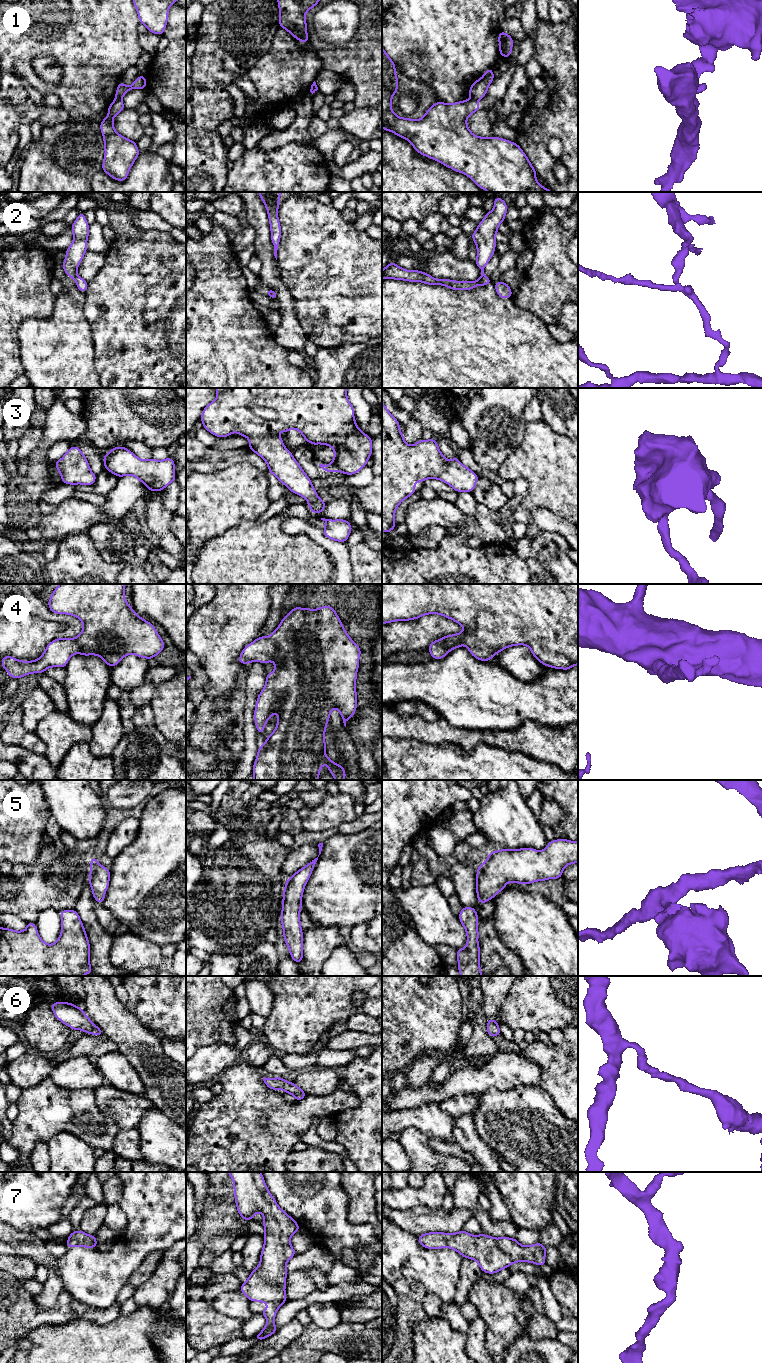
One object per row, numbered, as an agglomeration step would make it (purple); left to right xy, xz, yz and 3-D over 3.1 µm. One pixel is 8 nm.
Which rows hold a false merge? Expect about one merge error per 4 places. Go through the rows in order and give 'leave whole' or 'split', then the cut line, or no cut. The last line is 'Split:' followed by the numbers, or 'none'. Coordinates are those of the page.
1: split | xy (116, 97), (121, 99)
2: split | xy (77, 275), (74, 278)
3: leave whole | no cut
4: leave whole | no cut
5: leave whole | no cut
6: leave whole | no cut
7: leave whole | no cut
Split: 1, 2

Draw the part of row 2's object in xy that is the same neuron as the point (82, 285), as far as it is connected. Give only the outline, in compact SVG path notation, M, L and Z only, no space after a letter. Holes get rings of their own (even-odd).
M76 276L74 278L77 288L82 292L85 293L88 289L88 282L86 282L83 278L80 276Z

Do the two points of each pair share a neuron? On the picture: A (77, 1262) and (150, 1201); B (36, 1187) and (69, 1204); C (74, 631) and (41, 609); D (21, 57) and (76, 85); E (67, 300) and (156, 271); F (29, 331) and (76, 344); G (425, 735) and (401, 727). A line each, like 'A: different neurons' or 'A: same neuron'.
A: same neuron
B: different neurons
C: same neuron
D: same neuron
E: different neurons
F: same neuron
G: same neuron

